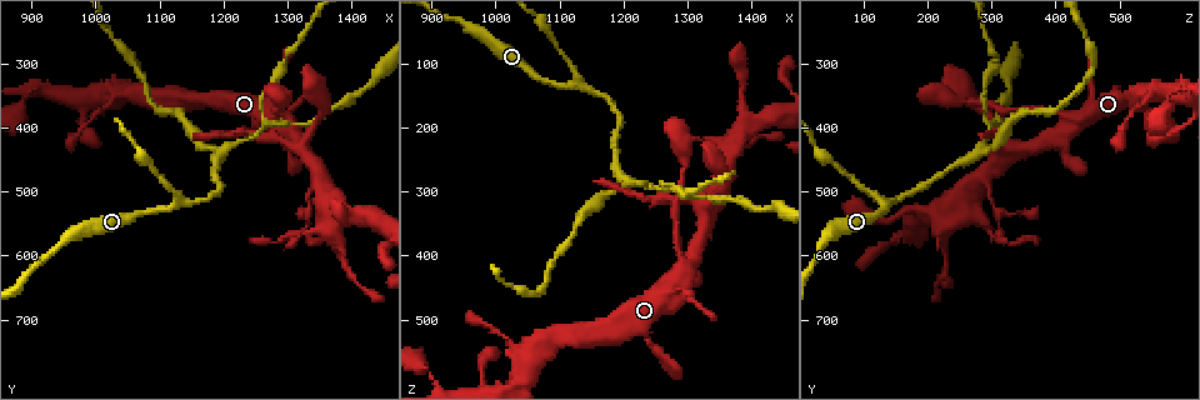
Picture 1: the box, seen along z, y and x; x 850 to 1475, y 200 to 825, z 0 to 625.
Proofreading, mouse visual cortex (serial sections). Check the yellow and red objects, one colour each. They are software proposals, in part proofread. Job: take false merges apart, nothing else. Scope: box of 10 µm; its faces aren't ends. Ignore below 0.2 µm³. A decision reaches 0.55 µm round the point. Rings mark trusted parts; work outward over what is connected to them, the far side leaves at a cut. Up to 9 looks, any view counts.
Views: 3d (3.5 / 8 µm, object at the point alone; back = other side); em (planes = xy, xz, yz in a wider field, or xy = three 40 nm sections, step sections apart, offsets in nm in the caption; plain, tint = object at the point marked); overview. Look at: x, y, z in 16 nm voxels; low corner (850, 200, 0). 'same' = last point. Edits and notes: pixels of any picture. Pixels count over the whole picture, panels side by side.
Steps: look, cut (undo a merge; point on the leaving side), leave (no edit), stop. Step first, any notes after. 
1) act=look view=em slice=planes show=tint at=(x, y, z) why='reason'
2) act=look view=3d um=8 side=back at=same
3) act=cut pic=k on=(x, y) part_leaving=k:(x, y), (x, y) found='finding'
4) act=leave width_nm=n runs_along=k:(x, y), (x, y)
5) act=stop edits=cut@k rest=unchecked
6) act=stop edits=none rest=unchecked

act=look view=3d um=3.5 at=(1125, 525, 135) why='side arm on a straight run'

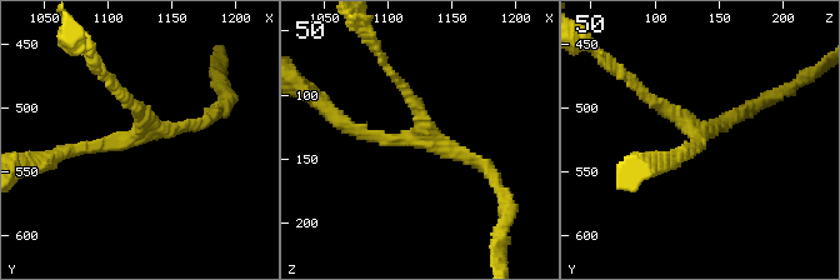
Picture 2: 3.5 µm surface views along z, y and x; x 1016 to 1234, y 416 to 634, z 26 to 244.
act=look view=em slice=xy step=5 show=tint at=(1124, 522, 132) arms=3 arm_widths_nm=150,150,150 why='now the EM'

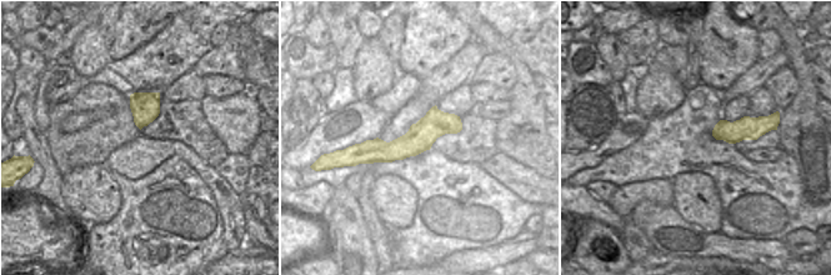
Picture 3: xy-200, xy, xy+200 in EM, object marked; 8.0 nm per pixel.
act=look view=em slice=xy step=2 show=tint at=same

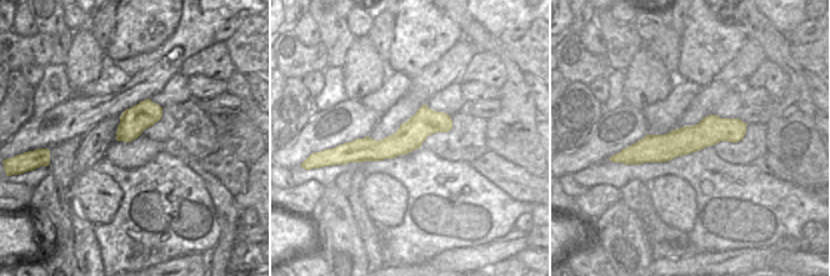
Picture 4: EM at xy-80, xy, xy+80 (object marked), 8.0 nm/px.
act=leave runs_along=4:(743, 126), (626, 151) found='one cell here'

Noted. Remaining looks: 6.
act=look view=3d um=8 side=back at=(1265, 395, 300) why='a fork'

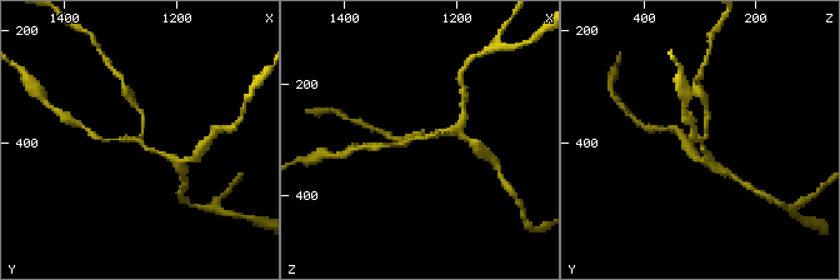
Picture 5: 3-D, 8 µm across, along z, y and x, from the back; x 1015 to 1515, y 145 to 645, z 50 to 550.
act=look view=3d um=3.5 at=same

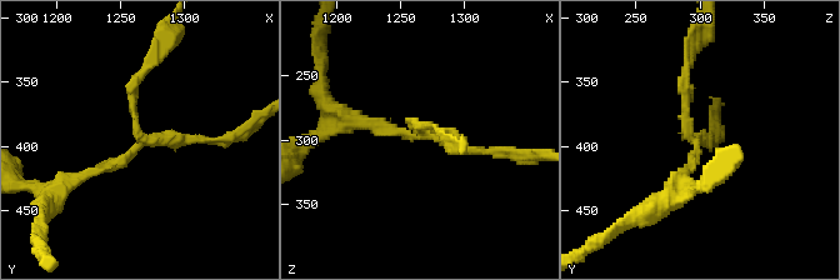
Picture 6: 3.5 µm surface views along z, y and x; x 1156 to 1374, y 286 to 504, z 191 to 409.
act=look view=em slice=xy step=5 show=tint at=(1264, 396, 298) arms=3 arm_widths_nm=150,150,150 why='need the tissue'

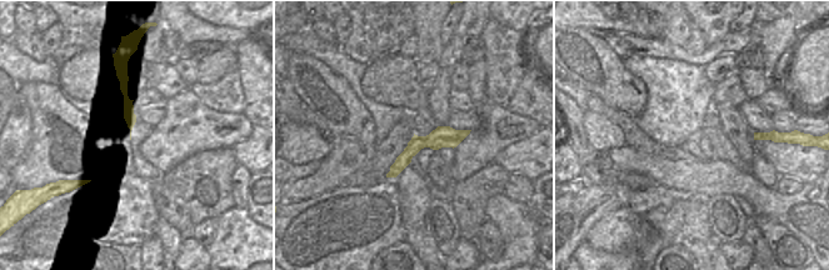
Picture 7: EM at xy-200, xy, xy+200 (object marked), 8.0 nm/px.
act=cut pic=6 on=(134, 90) part_leaving=6:(140, 138), (133, 84), (171, 34) found='a second cell is stuck on'

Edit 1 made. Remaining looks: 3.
act=look view=3d um=8 at=(1285, 380, 420) why='thick turns thin'

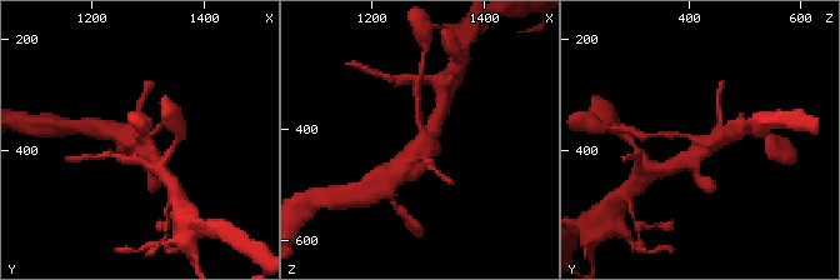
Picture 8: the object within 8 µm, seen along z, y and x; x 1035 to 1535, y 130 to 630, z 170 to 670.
act=look view=em slice=xy step=3 show=tint at=same why='shape alone is not enough'

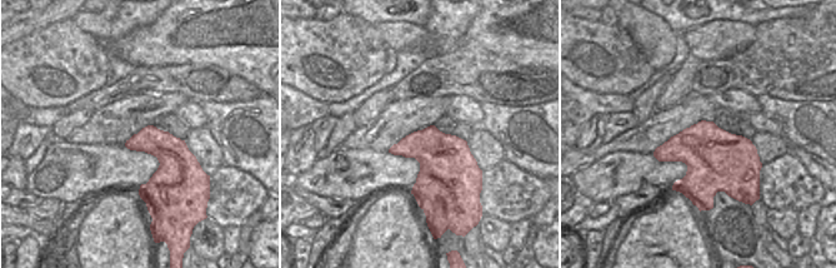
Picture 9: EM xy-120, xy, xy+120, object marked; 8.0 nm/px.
act=leave runs_along=8:(399, 171), (428, 144), (438, 119) found='all the same cell'

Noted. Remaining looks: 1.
act=stop edits=cut@6 rest=unchecked

